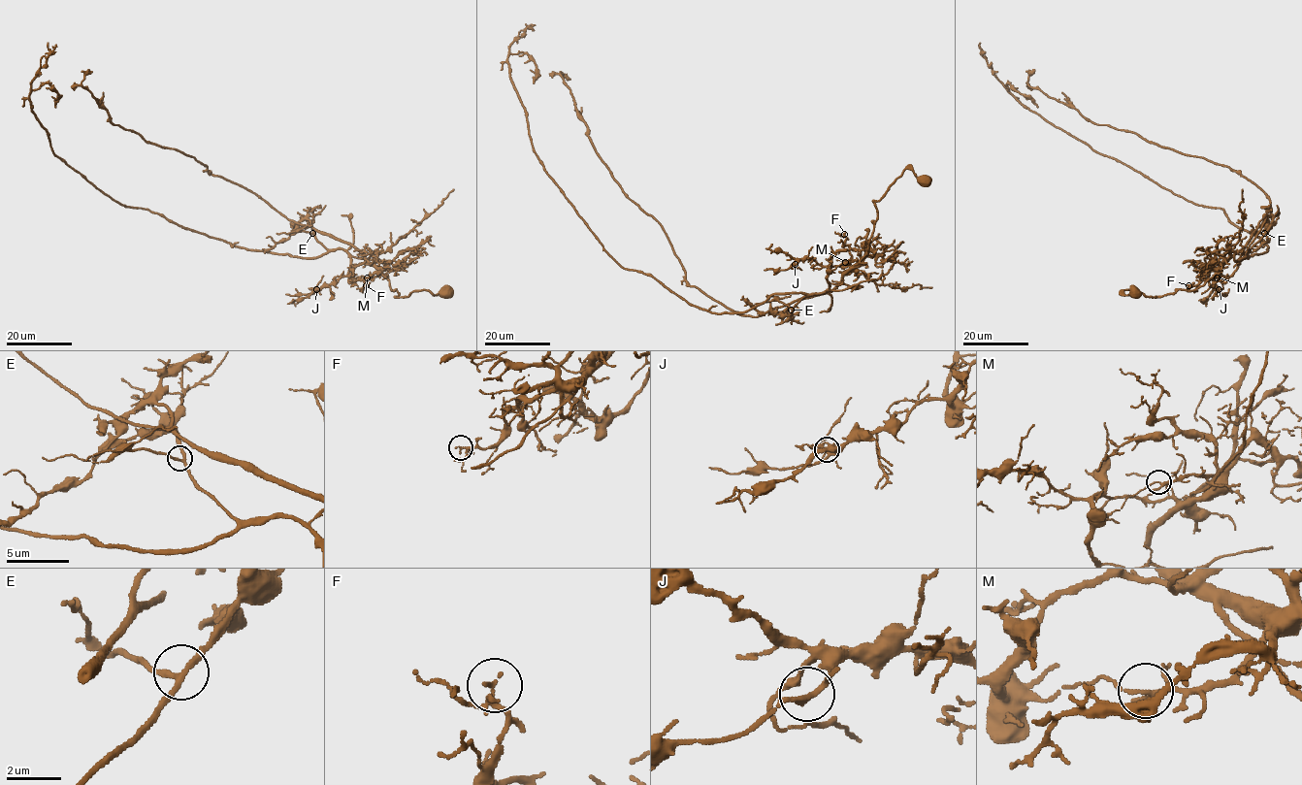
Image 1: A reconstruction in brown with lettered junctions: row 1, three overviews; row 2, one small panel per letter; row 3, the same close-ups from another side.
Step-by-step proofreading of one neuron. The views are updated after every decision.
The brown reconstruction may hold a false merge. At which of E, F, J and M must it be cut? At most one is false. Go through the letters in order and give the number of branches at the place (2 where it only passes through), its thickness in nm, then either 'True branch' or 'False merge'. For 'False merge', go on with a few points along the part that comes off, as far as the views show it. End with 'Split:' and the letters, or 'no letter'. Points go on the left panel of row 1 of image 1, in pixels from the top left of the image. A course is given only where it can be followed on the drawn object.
E: Branches: 3. Thickness 200 nm. True branch
F: Branches: 3. Thickness 130 nm. True branch
J: Branches: 3. Thickness 170 nm. True branch
M: Branches: 3. Thickness 150 nm. False merge. Course of the part to remove: (367, 277), (349, 276), (341, 248), (241, 248), (100, 190), (53, 153), (32, 112), (48, 43)
Split: M

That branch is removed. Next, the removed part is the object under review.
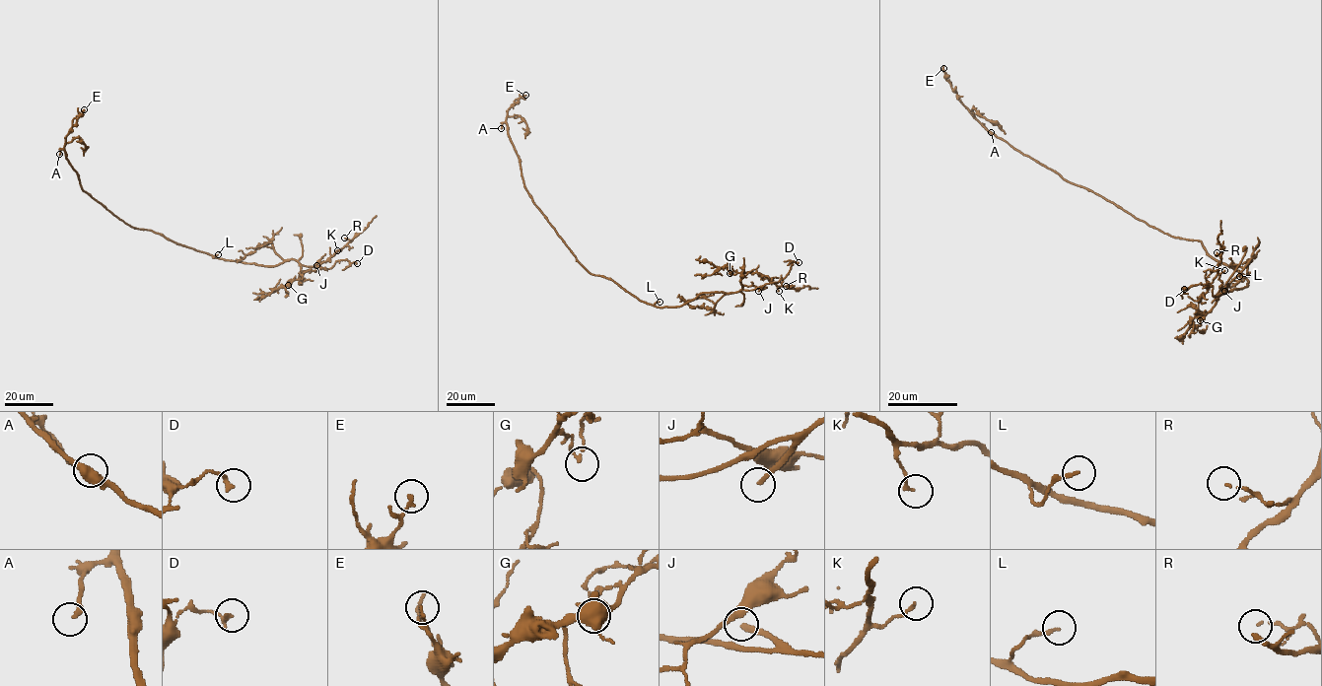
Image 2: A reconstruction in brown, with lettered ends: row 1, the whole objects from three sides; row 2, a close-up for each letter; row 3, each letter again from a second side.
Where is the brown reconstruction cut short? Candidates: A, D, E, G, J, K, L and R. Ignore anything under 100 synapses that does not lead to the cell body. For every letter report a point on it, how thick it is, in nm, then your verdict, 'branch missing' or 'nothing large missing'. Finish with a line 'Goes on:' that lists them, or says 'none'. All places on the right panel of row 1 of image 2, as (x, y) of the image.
A: (991, 132) | 190 nm | nothing large missing
D: (1184, 289) | 150 nm | nothing large missing
E: (943, 68) | 90 nm | nothing large missing
G: (1200, 320) | 110 nm | nothing large missing
J: (1224, 291) | 220 nm | branch missing
K: (1224, 270) | 140 nm | nothing large missing
L: (1239, 276) | 140 nm | nothing large missing
R: (1217, 252) | 70 nm | nothing large missing
Goes on: J

